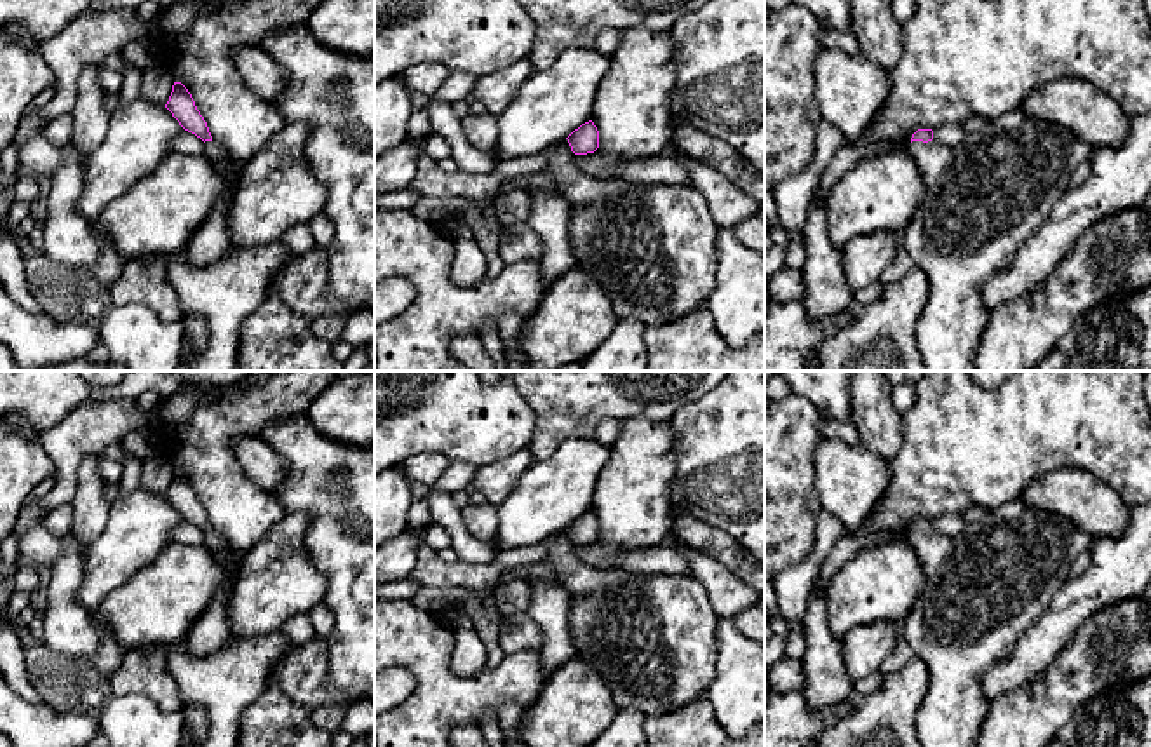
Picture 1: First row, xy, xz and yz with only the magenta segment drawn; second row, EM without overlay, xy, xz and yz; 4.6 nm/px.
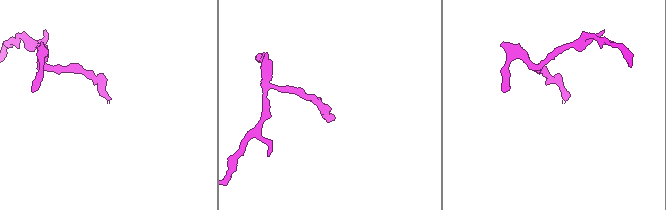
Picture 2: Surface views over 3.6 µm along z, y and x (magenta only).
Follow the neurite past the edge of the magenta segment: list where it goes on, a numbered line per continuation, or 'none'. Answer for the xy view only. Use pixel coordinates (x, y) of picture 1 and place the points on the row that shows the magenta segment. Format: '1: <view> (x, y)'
1: xy (209, 242)

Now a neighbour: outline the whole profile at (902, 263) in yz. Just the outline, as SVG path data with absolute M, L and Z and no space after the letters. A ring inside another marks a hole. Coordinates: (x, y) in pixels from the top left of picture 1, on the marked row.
M900 244L895 259L885 268L879 282L885 286L893 284L900 280L912 266L914 266L912 258Z

